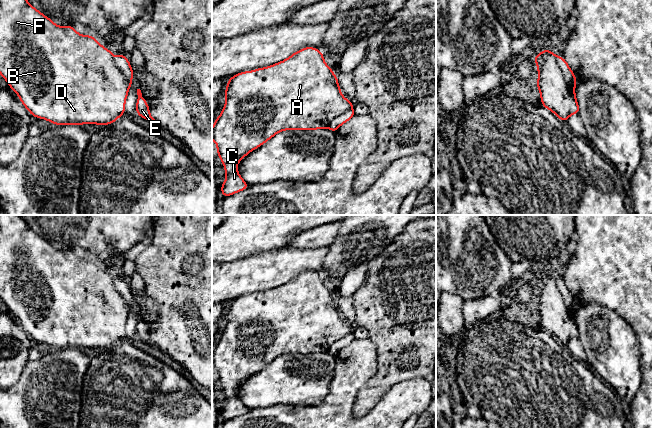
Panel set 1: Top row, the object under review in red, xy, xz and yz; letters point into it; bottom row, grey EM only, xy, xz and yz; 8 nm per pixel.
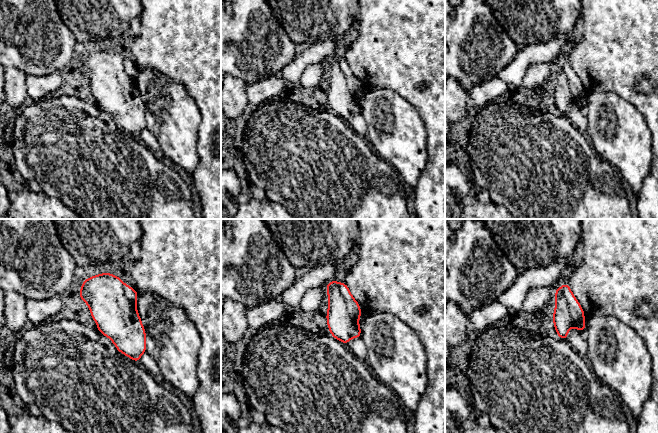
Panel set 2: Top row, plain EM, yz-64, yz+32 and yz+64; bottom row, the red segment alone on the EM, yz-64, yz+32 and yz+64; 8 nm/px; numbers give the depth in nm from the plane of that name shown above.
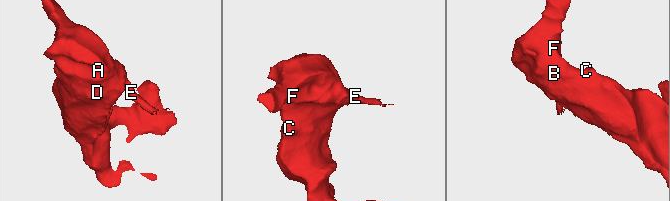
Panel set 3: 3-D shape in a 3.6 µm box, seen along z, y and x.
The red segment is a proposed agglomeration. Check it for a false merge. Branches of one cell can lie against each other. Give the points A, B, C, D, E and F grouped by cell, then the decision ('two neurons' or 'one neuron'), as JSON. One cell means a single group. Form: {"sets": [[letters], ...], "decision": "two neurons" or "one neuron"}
{"sets": [["A", "B", "C", "D", "F"], ["E"]], "decision": "two neurons"}

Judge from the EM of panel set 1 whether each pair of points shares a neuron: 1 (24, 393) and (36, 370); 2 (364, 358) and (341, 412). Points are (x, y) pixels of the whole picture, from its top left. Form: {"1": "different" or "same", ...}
{"1": "same", "2": "same"}

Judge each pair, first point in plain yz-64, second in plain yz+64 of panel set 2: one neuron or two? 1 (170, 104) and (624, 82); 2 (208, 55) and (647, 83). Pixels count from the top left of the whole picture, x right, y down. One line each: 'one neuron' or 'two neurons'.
1: two neurons
2: two neurons

